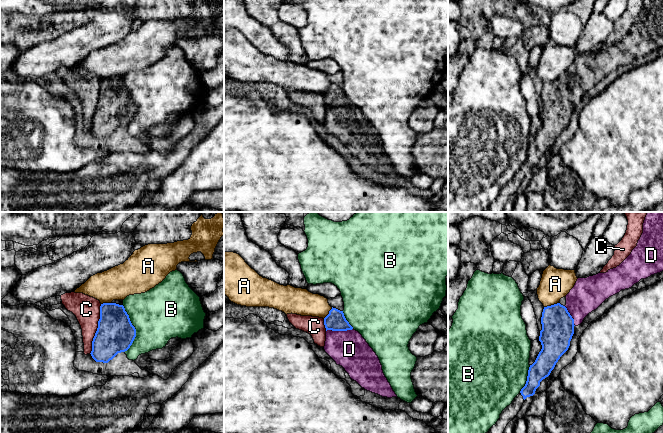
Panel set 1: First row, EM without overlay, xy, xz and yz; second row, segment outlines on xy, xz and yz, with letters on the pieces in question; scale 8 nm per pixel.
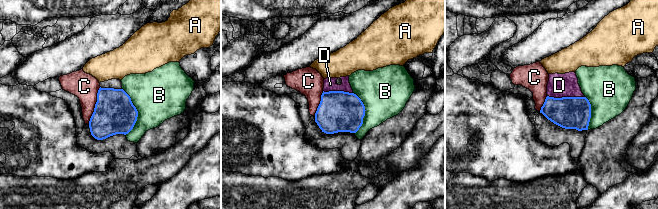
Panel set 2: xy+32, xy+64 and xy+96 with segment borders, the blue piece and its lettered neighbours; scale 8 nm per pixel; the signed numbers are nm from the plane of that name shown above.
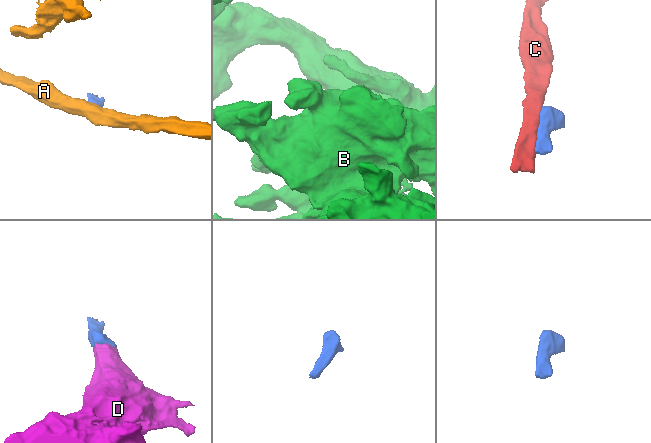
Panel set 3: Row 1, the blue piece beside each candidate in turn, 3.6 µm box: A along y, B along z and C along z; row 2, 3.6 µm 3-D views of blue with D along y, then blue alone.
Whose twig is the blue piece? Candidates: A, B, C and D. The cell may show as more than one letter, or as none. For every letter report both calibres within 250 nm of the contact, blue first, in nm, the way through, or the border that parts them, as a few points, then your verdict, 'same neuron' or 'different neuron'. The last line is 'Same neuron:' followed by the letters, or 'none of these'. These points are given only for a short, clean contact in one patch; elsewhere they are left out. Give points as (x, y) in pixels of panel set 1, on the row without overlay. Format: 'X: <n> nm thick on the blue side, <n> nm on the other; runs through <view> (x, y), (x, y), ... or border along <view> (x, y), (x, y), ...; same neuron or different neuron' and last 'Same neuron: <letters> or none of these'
A: 260 nm thick on the blue side, 240 nm on the other; border along yz (558, 78), (544, 83); different neuron
B: 300 nm thick on the blue side, 420 nm on the other; different neuron
C: 300 nm thick on the blue side, 200 nm on the other; different neuron
D: 160 nm thick on the blue side, 300 nm on the other; runs through xz (335, 96), (339, 106), (342, 118), (349, 125); same neuron
Same neuron: D

